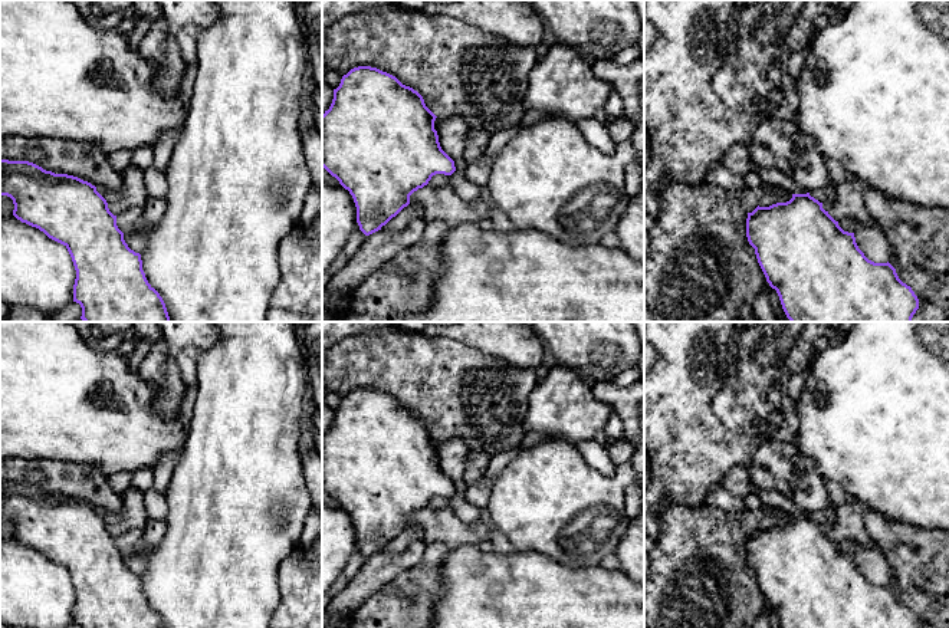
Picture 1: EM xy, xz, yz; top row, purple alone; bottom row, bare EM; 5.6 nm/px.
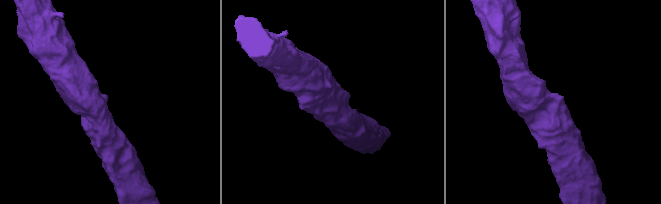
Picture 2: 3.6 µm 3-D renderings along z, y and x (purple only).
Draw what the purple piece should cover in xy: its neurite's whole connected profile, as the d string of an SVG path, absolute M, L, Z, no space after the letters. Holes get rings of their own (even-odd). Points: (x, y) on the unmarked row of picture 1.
M0 481L0 517L13 522L17 542L68 571L76 592L73 624L165 628L95 507L29 483Z

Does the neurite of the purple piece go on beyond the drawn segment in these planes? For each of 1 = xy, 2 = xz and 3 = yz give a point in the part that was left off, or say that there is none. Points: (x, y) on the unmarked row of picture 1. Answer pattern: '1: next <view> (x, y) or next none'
1: next none
2: next none
3: next none

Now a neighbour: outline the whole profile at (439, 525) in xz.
M427 506L410 517L410 526L423 529L426 546L440 542L450 550L463 545L479 546L485 540L492 540L490 526L486 520L462 522L450 507L436 509Z

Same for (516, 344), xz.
M456 322L450 326L427 323L421 333L453 339L519 368L535 371L548 361L544 342L528 323Z

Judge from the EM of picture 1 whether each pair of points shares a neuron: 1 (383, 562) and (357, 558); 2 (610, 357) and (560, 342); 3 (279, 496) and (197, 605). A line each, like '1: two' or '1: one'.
1: two
2: one
3: one

